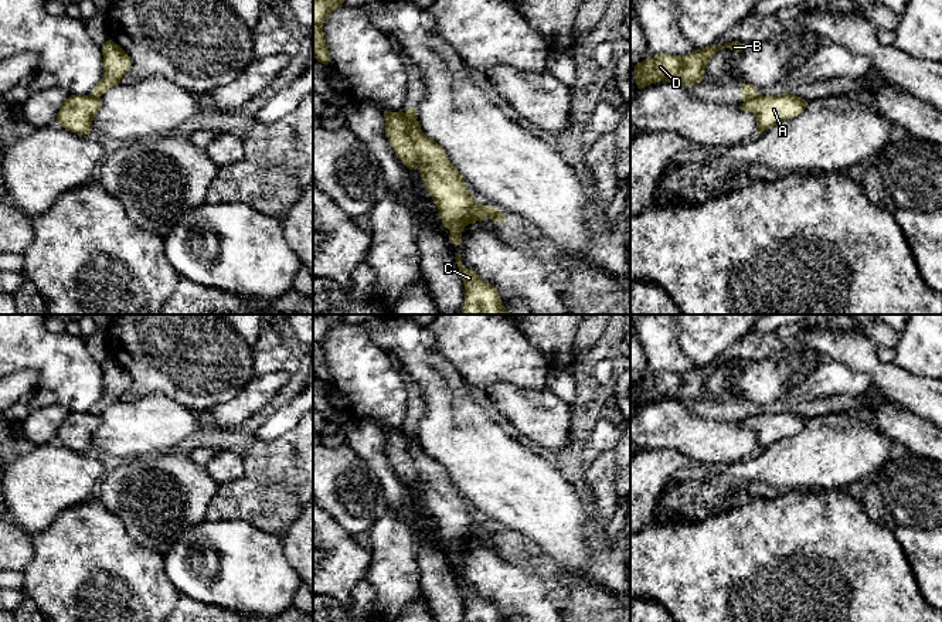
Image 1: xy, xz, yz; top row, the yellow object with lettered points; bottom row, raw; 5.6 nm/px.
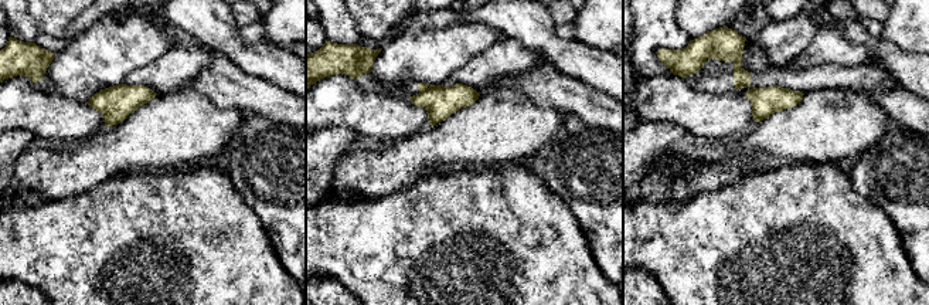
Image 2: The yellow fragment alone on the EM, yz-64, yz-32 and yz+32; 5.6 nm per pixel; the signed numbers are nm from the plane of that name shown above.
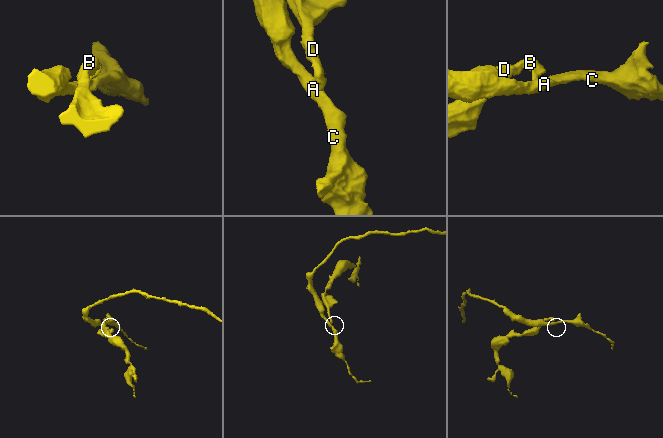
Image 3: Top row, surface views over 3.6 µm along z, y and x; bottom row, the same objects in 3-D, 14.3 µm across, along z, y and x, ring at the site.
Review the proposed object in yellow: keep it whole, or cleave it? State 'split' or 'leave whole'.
split

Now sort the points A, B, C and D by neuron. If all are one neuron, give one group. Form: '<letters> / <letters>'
A C / B D

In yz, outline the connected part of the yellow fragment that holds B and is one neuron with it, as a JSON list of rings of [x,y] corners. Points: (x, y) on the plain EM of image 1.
[[[739,358],[724,363],[708,363],[703,367],[694,367],[688,373],[656,373],[650,377],[637,380],[635,395],[639,407],[660,398],[676,400],[681,404],[696,402],[703,398],[704,387],[710,377],[722,366],[731,366],[734,370],[742,367]]]

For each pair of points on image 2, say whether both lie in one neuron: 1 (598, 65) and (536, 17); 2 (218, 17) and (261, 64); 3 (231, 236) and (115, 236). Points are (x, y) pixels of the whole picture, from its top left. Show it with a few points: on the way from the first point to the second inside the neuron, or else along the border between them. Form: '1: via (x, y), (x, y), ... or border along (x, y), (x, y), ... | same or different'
1: via (581, 61), (567, 56), (545, 34) | same
2: via (224, 30), (248, 54) | same
3: via (203, 236), (143, 236) | same

